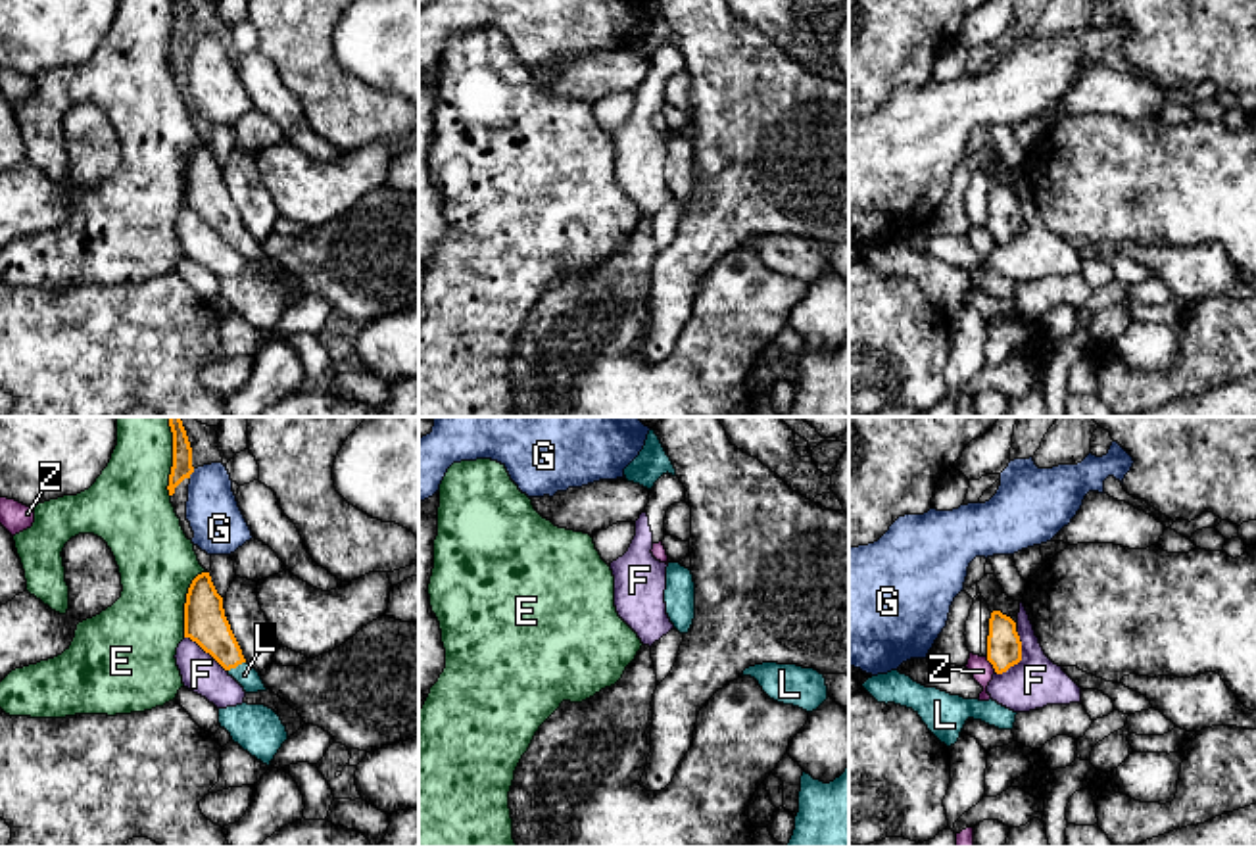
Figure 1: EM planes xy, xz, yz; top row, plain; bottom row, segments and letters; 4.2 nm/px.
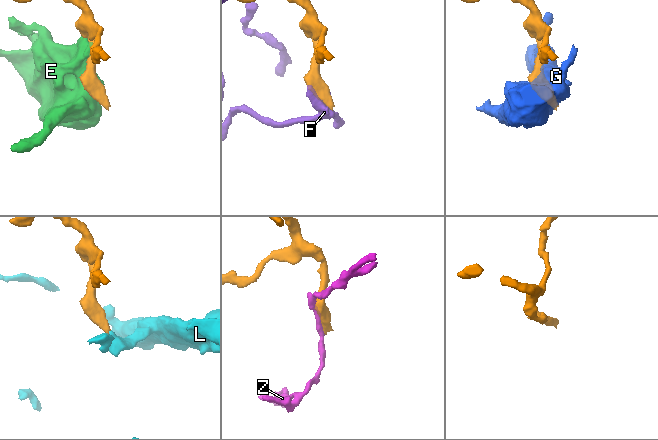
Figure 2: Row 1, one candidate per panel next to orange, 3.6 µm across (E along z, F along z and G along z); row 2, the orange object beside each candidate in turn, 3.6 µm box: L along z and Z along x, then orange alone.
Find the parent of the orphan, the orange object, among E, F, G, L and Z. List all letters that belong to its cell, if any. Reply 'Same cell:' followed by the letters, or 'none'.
Same cell: L

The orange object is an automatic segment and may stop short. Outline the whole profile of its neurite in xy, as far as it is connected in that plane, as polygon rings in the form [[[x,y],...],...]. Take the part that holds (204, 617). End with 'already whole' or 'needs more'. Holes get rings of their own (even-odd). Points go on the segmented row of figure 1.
[[[209,572],[198,574],[186,593],[184,638],[196,641],[232,676],[246,693],[267,691],[259,672],[250,666],[225,617],[223,597]]]; needs more

